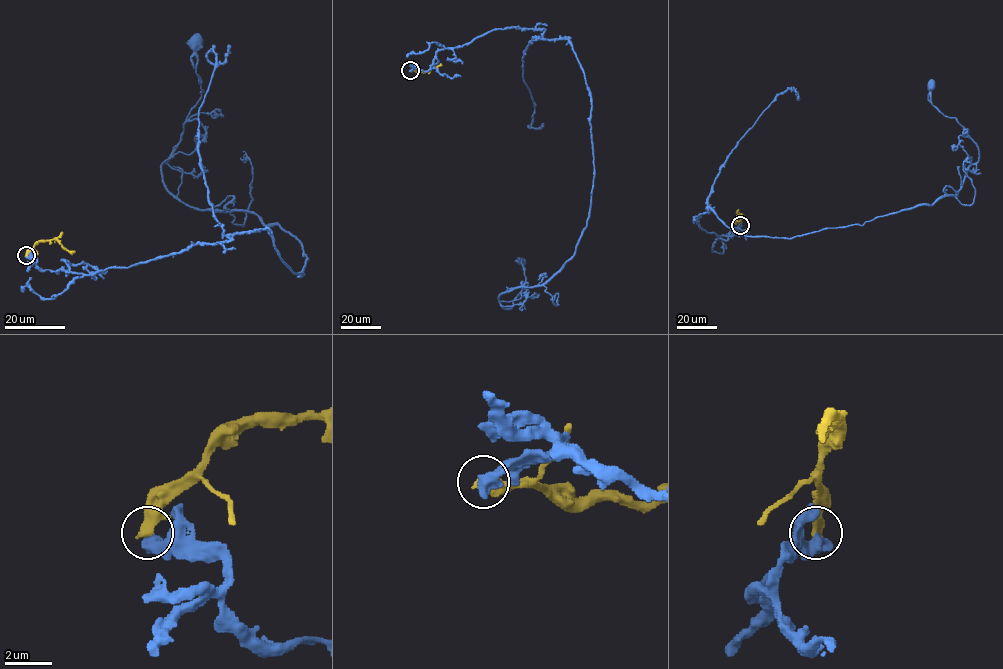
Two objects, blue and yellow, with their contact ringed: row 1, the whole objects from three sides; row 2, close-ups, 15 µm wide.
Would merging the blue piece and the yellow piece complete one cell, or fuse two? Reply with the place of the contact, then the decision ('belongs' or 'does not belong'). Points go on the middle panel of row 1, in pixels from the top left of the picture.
place (410, 70); does not belong

